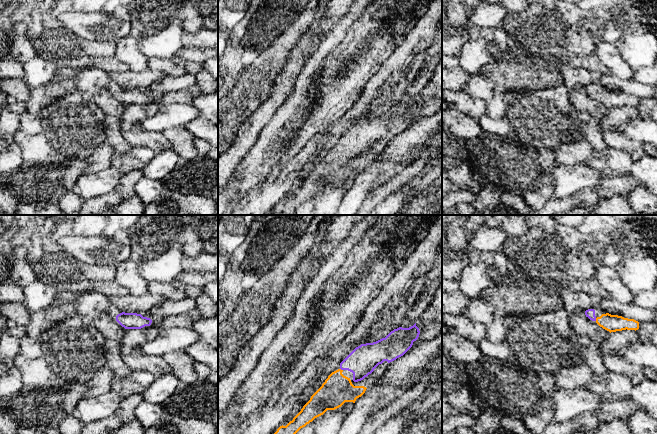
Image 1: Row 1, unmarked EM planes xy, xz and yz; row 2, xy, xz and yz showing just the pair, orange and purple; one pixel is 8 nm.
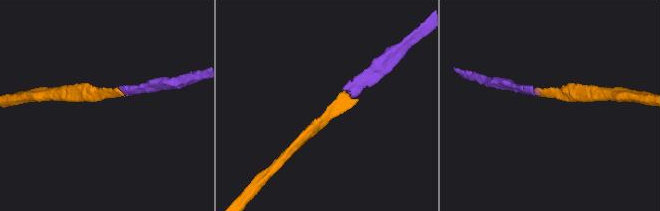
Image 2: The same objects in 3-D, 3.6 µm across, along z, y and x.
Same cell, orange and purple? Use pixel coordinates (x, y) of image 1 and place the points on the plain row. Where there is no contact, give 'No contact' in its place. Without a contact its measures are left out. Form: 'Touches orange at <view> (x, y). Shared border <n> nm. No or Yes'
Touches orange at xz (340, 145). Shared border 30 nm. Yes

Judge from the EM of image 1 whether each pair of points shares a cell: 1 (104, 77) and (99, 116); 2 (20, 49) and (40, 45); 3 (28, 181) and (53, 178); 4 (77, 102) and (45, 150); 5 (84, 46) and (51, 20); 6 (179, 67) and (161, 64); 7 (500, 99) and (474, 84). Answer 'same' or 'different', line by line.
1: different
2: different
3: same
4: same
5: different
6: same
7: different

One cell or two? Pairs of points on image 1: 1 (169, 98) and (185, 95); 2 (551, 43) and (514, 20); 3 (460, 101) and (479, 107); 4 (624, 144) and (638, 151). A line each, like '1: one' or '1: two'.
1: one
2: one
3: one
4: one

